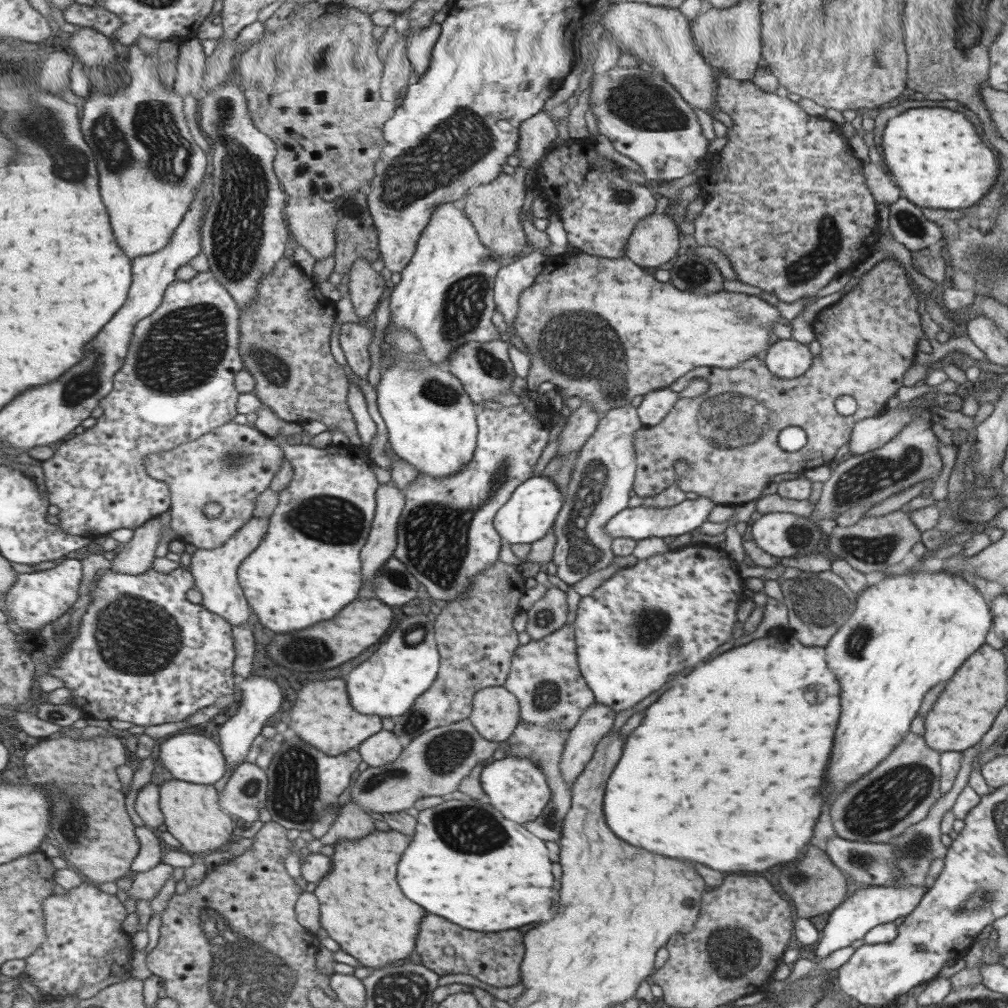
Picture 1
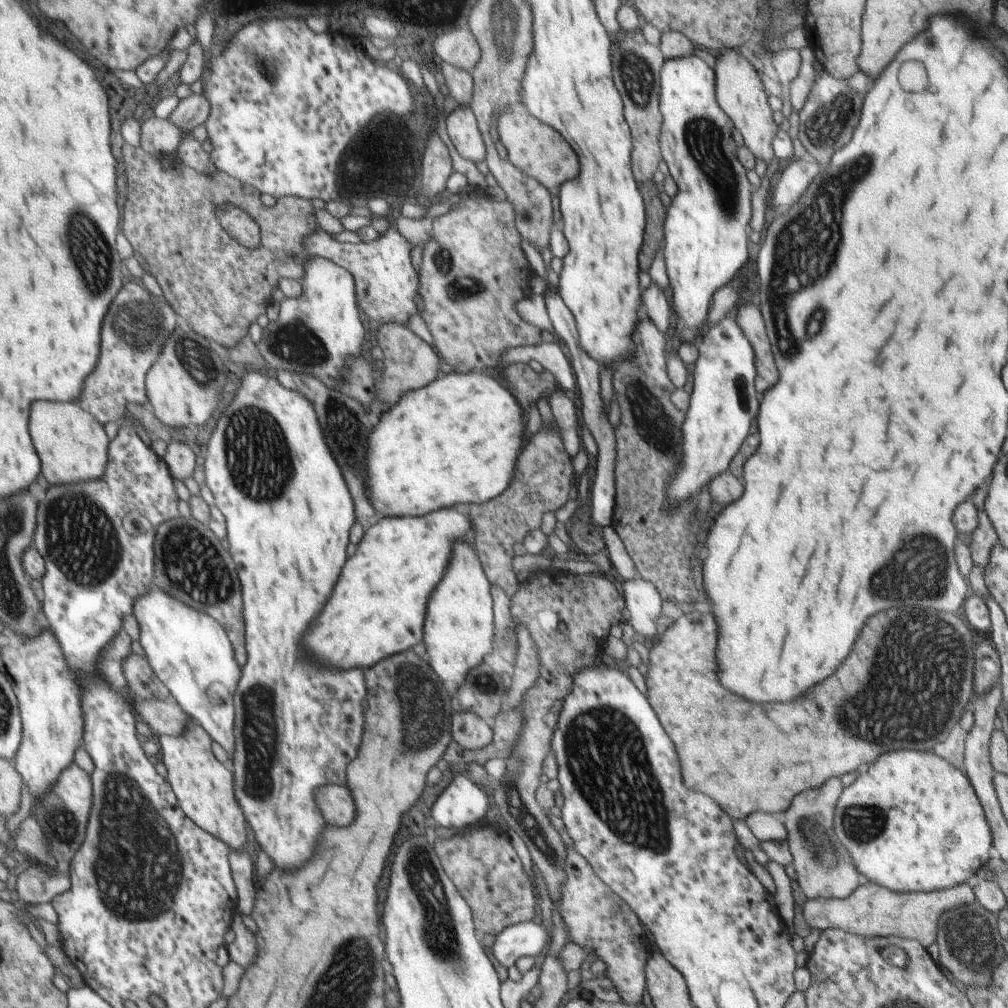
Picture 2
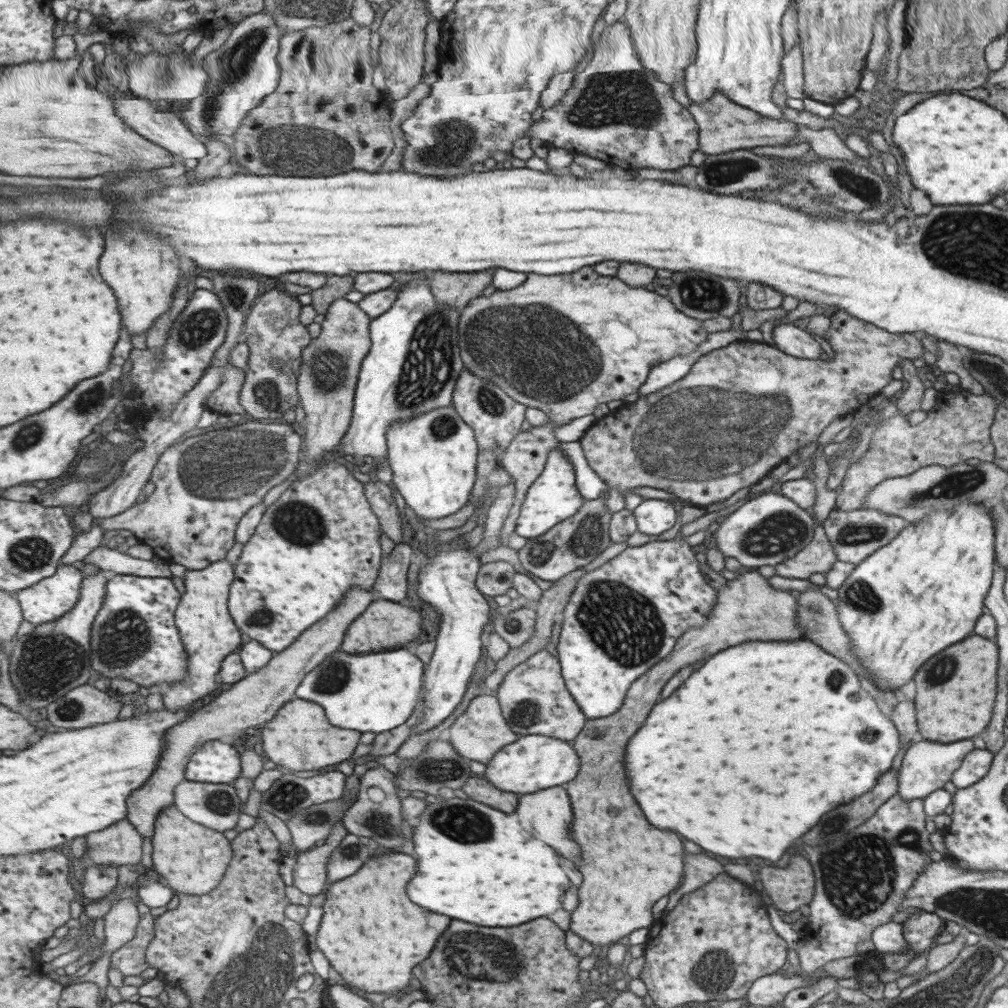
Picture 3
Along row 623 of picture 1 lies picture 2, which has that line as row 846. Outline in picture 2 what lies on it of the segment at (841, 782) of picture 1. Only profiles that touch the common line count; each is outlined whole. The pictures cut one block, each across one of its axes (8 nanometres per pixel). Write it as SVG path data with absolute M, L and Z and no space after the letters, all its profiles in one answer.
M893 750L879 756L855 782L843 788L834 806L833 833L867 883L891 892L935 892L972 882L975 870L985 864L991 846L987 817L975 789L957 768L931 752Z

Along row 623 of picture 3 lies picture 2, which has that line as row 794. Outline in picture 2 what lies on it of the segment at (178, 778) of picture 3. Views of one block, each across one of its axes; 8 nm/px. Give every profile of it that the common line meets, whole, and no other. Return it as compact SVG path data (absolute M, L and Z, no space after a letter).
M333 786L321 792L321 808L325 808L325 816L329 816L329 824L333 826L351 826L355 818L353 794L347 786Z

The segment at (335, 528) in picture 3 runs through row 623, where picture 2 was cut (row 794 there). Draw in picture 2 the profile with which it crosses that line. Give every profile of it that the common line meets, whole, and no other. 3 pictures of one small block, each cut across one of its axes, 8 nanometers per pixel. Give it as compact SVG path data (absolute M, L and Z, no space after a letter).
M248 369L242 379L241 390L235 398L235 402L227 408L227 412L223 414L223 418L219 420L212 437L207 444L207 454L205 457L205 477L208 488L212 491L215 498L215 505L221 508L221 512L225 512L227 518L227 526L229 526L229 544L231 544L231 552L233 558L237 562L239 568L239 576L241 576L241 584L245 588L245 622L247 622L247 650L249 650L249 662L243 670L241 682L237 686L237 750L235 750L234 772L235 780L237 780L237 798L241 808L245 811L246 819L251 824L252 830L255 830L255 836L259 840L259 844L263 846L263 850L271 856L271 860L275 862L277 868L281 870L295 870L301 868L309 858L313 858L315 850L317 850L317 842L321 838L321 834L325 832L327 820L317 804L317 788L327 786L327 784L341 784L347 786L347 766L353 762L355 754L357 754L357 746L361 742L363 732L363 706L359 706L363 702L365 696L365 686L363 686L363 672L359 668L351 668L351 670L327 670L327 668L319 668L319 664L315 664L315 660L303 650L303 636L309 630L309 626L313 624L313 620L317 620L317 616L321 614L323 606L327 604L327 600L333 594L333 588L345 568L347 562L347 548L349 548L349 534L353 528L353 498L351 492L347 488L347 482L341 474L339 464L335 462L331 448L325 442L321 424L317 420L315 414L315 406L309 404L309 398L305 398L301 392L291 390L287 386L281 384L278 376L266 376L265 371L259 369Z

